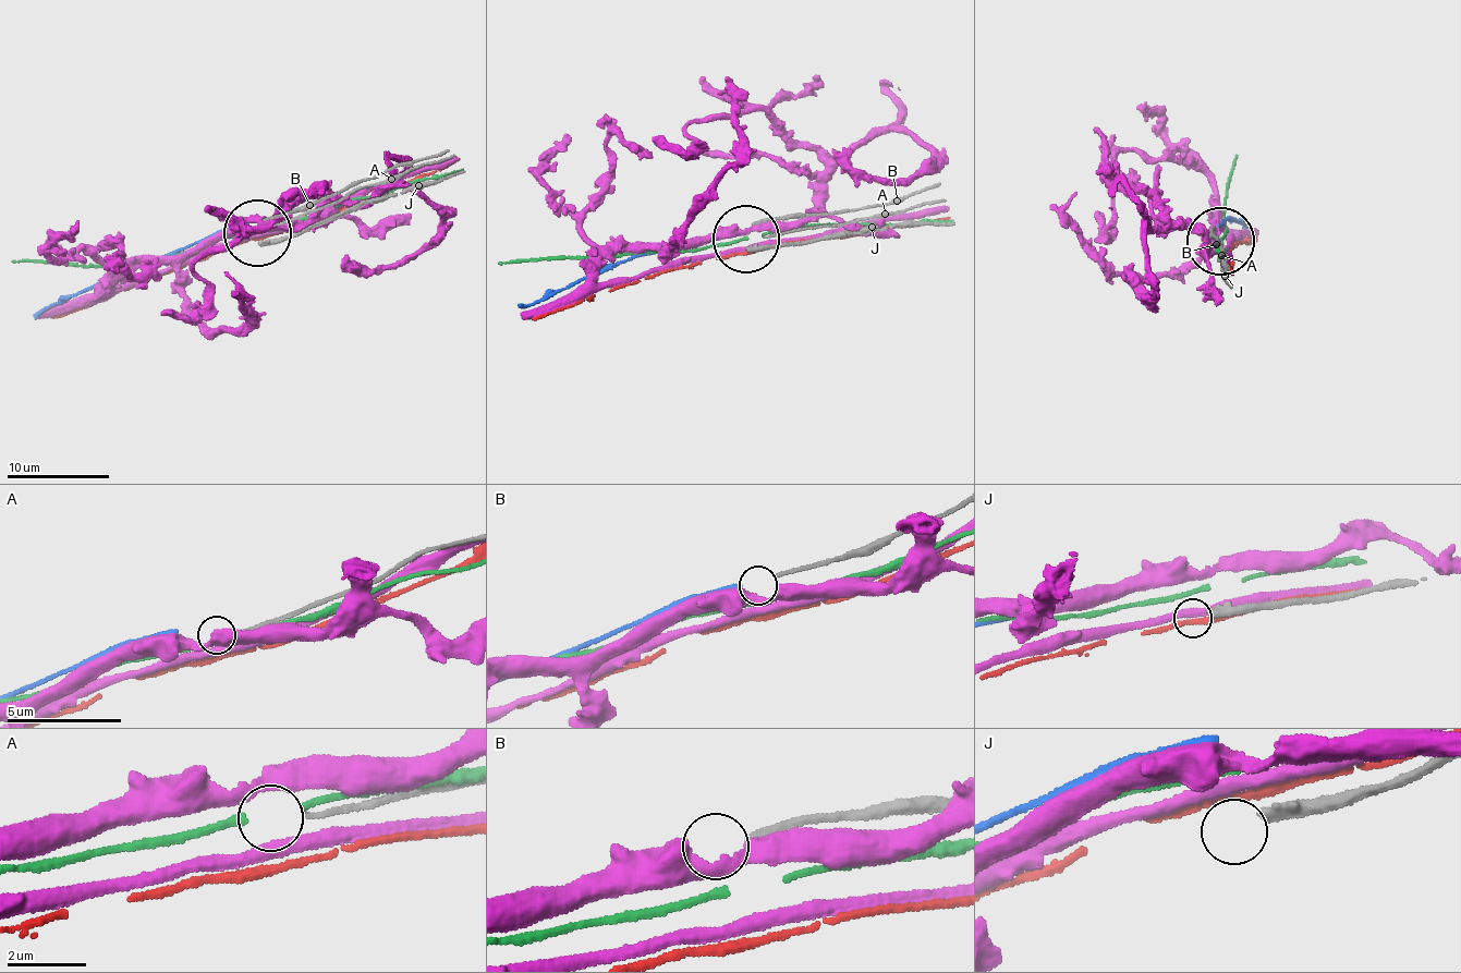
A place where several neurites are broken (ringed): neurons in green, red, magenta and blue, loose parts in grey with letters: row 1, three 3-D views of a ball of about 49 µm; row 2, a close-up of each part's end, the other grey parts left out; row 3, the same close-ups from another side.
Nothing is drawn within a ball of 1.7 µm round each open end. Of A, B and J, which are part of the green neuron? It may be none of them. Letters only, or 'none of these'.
none of these

